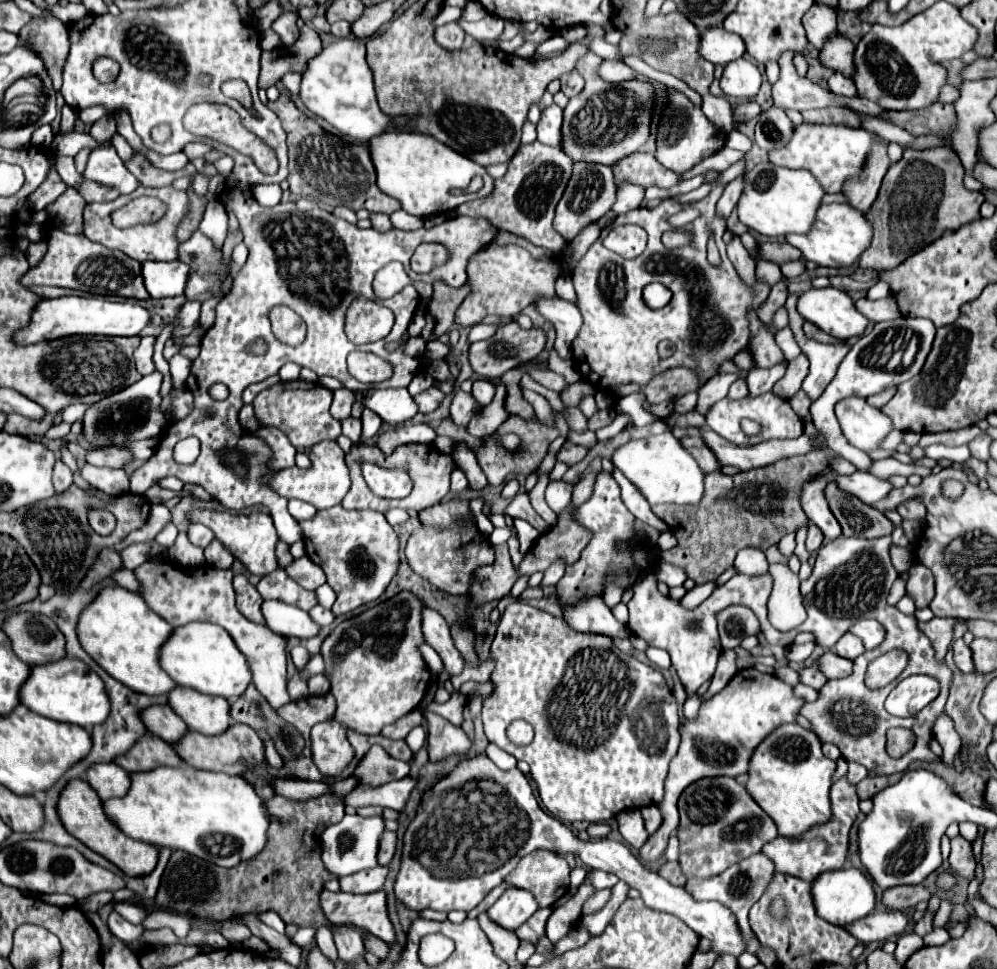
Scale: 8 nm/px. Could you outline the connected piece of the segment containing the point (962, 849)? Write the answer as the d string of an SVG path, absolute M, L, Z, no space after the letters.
M960 834L956 838L952 838L952 852L950 852L950 858L948 860L950 860L950 870L956 876L972 880L974 868L976 868L974 858L972 858L972 846Z

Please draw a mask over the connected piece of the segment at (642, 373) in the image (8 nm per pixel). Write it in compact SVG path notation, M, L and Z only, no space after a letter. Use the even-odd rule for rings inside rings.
M708 196L688 206L696 208L700 216L686 224L682 230L690 232L690 244L668 250L662 244L662 234L674 230L668 218L686 208L674 198L660 202L656 208L636 208L626 216L618 216L616 224L638 224L648 232L648 246L644 254L634 260L626 260L608 248L602 246L600 238L588 248L588 252L578 260L572 282L576 290L576 308L582 314L582 326L578 336L572 342L572 354L580 374L590 380L596 388L612 390L618 384L646 384L658 372L664 372L674 366L694 368L702 380L710 380L718 374L718 364L722 360L732 360L740 352L748 338L748 308L760 306L770 288L756 282L754 288L748 288L738 278L732 262L726 256L726 246L722 242L724 226L714 222L716 196ZM714 236L720 250L720 264L714 266L706 258L706 244ZM650 282L660 282L670 286L672 300L662 310L650 310L642 302L642 288ZM670 340L676 350L670 358L660 358L658 342Z

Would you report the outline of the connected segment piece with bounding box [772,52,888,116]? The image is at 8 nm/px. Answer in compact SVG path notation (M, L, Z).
M784 52L778 58L778 66L780 66L780 78L778 82L772 86L772 100L774 106L778 108L794 108L798 112L808 110L808 108L826 108L826 106L850 106L854 110L860 110L864 114L870 116L882 116L888 110L878 106L876 102L870 102L868 98L844 98L844 96L836 96L830 90L820 88L818 84L810 82L808 78L798 76L796 68L794 68L794 52Z

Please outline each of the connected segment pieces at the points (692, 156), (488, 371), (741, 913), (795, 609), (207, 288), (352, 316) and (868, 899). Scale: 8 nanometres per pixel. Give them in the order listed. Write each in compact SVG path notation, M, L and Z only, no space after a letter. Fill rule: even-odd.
M668 88L668 104L664 106L664 112L662 112L662 118L658 122L658 136L656 136L656 160L676 172L676 174L682 174L690 168L694 168L696 164L700 164L702 160L706 160L708 156L716 154L718 150L724 148L726 144L726 134L712 126L712 122L704 116L704 112L700 110L700 106L692 104L686 94L678 92L676 88Z
M516 322L502 326L494 338L474 342L470 346L472 370L484 378L502 376L510 370L510 362L532 360L546 346L542 330L522 330Z
M754 854L750 858L744 858L738 864L730 866L728 870L724 870L724 874L718 874L714 878L708 878L708 880L688 880L686 890L696 900L716 900L716 902L728 906L734 912L734 916L738 918L738 924L742 926L742 930L744 932L752 932L750 926L748 926L748 912L750 912L752 904L760 900L760 896L766 890L766 886L768 886L772 876L774 876L774 864L764 854Z
M770 564L774 590L768 602L768 618L778 630L794 630L806 620L800 580L786 564Z
M196 230L188 242L180 244L178 260L190 266L190 276L184 290L184 296L188 300L204 302L206 298L220 294L226 274L226 268L220 268L220 256L220 250L216 250L200 230Z
M358 296L346 310L344 332L354 344L368 344L386 338L392 330L392 324L394 314L390 314L386 306Z
M840 868L840 870L830 870L826 874L820 874L810 884L810 894L812 894L818 916L836 926L846 926L850 922L856 922L858 918L864 918L866 914L872 912L874 902L876 902L872 884L856 868Z

